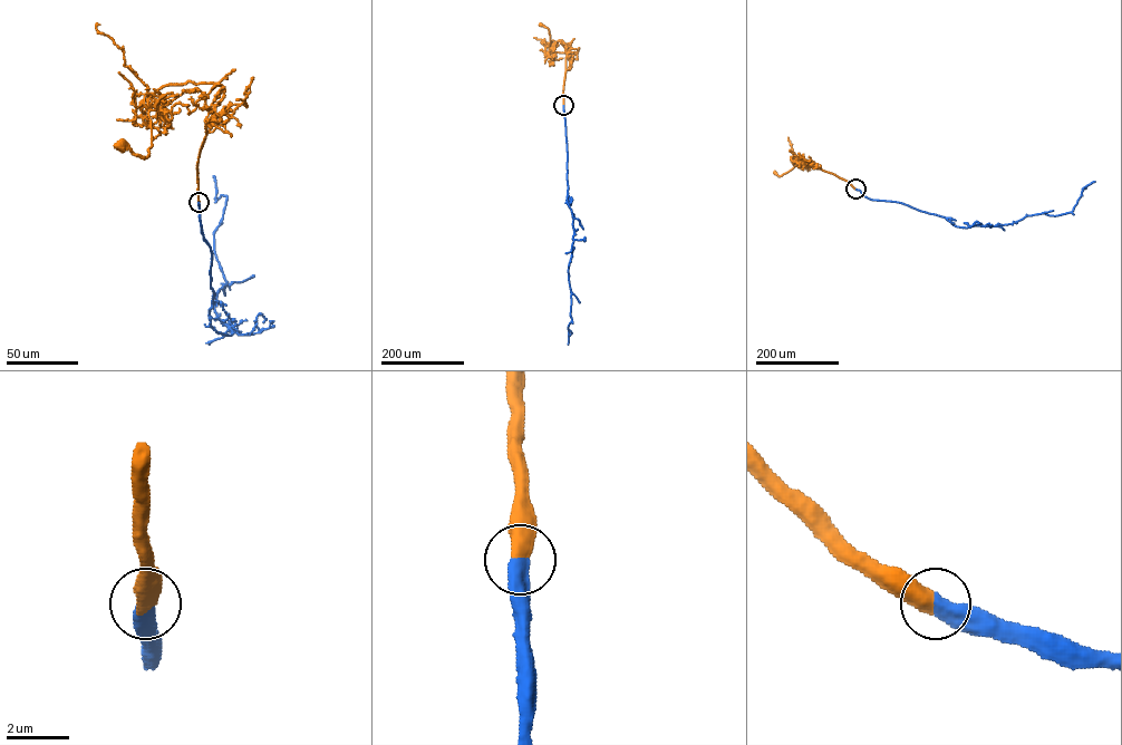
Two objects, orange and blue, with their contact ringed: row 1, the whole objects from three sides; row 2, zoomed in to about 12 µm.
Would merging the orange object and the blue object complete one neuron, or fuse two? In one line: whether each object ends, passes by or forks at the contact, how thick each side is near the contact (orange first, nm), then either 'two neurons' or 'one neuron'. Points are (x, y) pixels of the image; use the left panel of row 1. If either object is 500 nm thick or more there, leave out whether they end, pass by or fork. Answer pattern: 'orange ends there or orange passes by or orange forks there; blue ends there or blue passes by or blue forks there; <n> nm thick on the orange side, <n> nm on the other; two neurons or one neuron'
550 nm thick on the orange side, 550 nm on the other; one neuron

